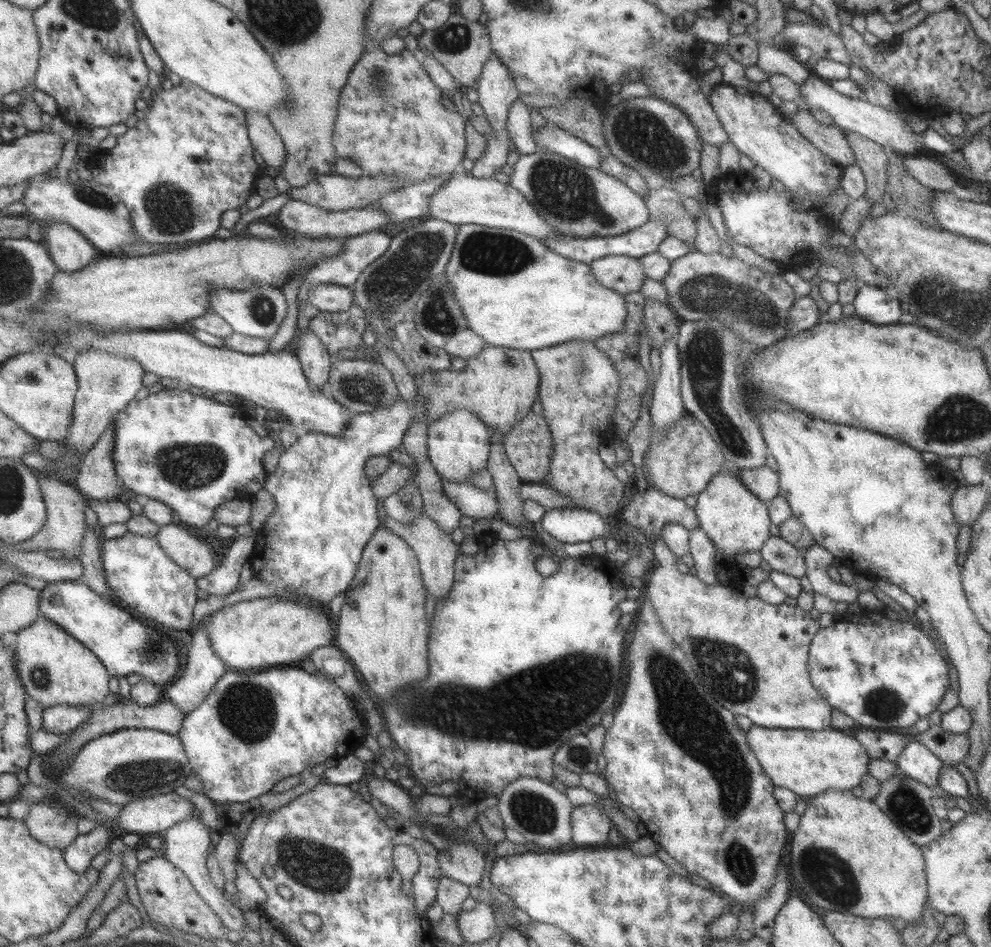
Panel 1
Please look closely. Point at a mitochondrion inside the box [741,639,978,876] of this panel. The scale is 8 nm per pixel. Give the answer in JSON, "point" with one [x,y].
{"point":[904,803]}

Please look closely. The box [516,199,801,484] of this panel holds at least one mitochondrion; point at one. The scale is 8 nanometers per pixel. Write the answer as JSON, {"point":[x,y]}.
{"point":[705,346]}

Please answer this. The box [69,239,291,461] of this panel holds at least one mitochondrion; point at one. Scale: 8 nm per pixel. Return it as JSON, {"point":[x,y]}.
{"point":[262,308]}

